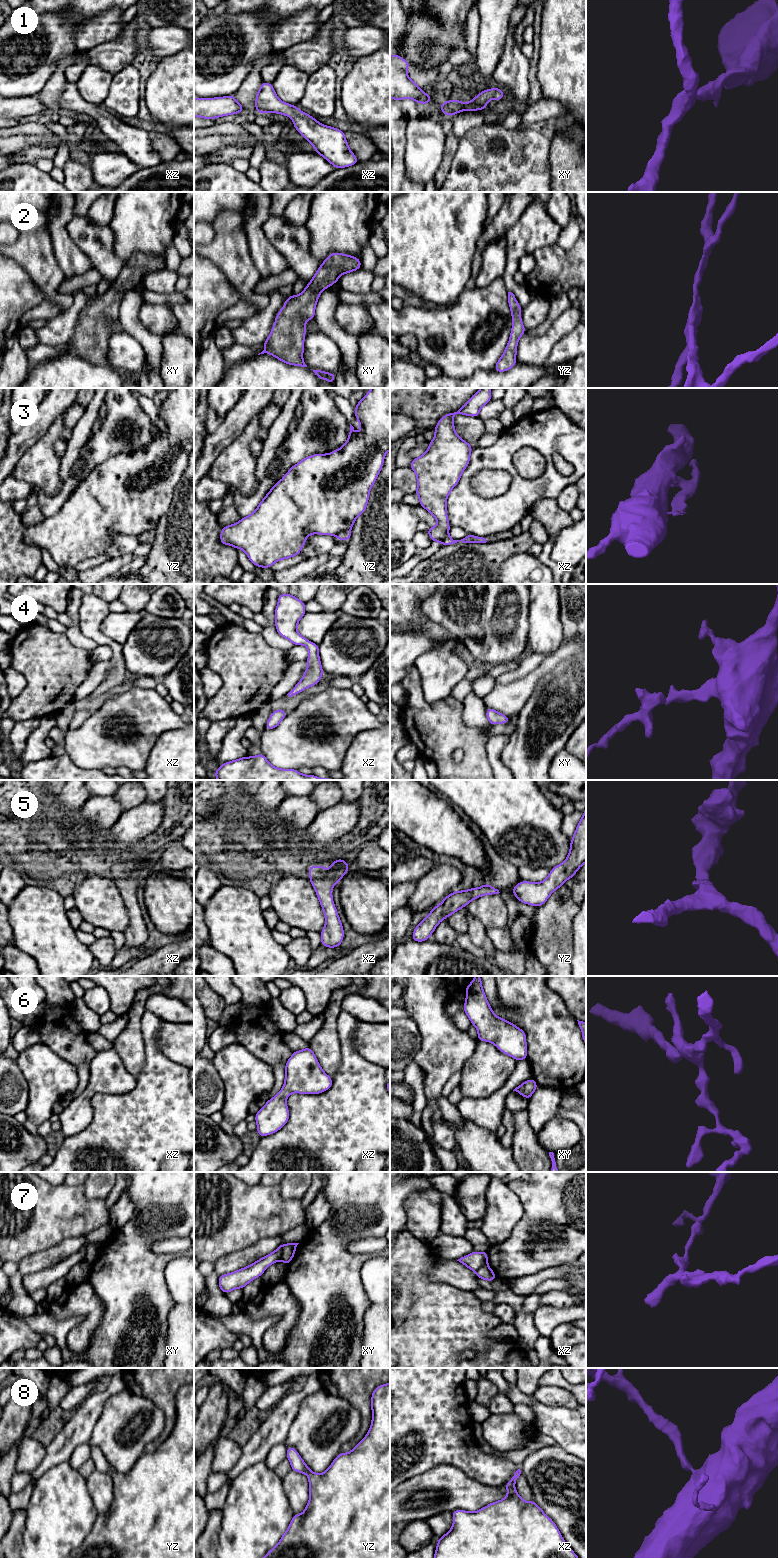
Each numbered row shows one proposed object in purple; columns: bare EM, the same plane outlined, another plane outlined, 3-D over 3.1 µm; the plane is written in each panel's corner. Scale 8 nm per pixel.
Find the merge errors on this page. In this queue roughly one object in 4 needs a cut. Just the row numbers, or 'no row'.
3, 7

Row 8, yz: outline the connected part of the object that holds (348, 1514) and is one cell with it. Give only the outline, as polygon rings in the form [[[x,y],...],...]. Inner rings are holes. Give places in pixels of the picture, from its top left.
[[[390,1382],[375,1388],[371,1396],[371,1408],[372,1422],[366,1436],[349,1453],[340,1452],[322,1474],[312,1472],[297,1450],[286,1445],[286,1457],[290,1461],[291,1469],[308,1476],[310,1498],[304,1512],[294,1514],[287,1531],[282,1535],[278,1544],[269,1550],[263,1558],[390,1558]]]

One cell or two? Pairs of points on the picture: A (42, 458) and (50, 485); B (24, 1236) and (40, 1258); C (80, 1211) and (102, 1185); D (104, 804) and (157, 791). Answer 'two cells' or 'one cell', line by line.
A: one cell
B: two cells
C: two cells
D: one cell

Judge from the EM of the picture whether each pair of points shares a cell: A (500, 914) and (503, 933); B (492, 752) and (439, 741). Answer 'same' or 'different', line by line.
A: different
B: different

